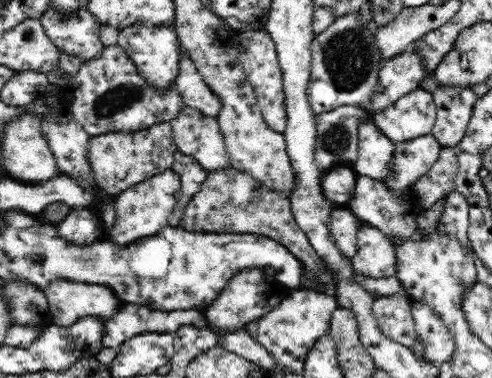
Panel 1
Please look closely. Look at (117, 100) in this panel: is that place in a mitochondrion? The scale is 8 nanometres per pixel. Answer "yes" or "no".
yes

